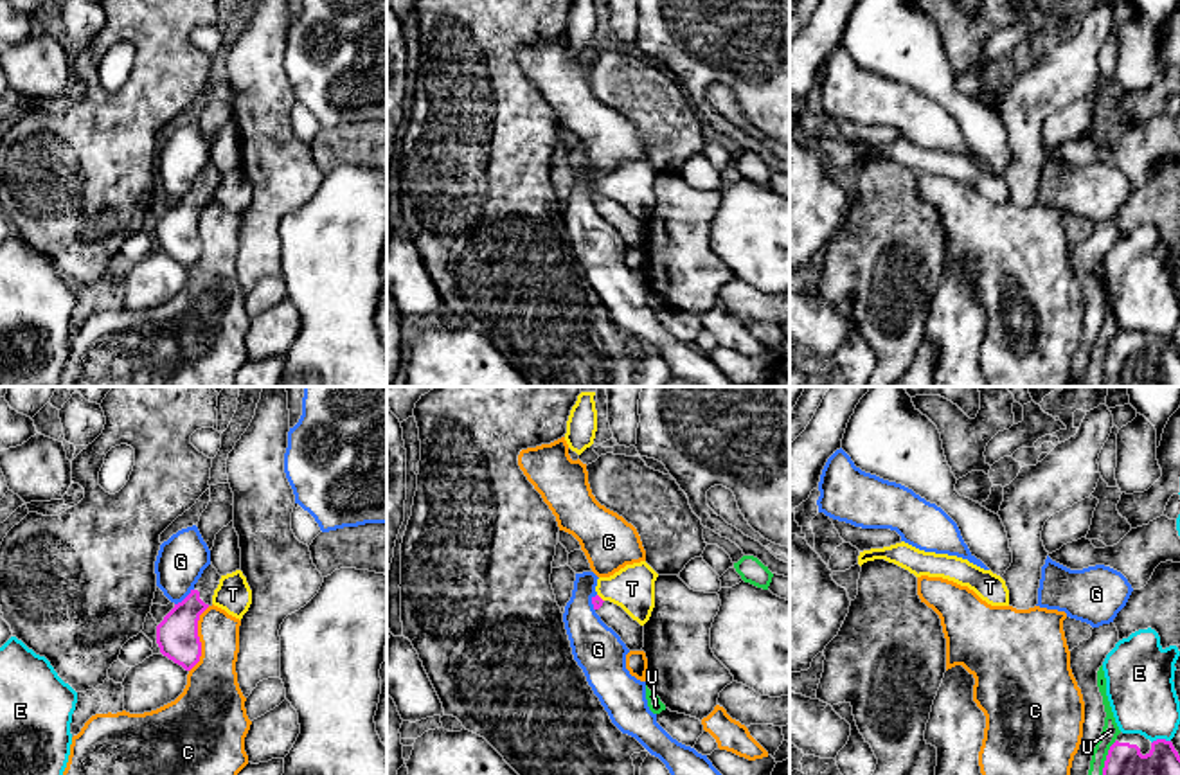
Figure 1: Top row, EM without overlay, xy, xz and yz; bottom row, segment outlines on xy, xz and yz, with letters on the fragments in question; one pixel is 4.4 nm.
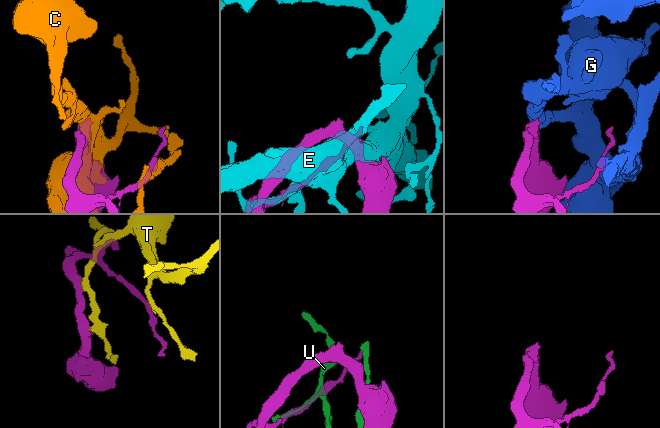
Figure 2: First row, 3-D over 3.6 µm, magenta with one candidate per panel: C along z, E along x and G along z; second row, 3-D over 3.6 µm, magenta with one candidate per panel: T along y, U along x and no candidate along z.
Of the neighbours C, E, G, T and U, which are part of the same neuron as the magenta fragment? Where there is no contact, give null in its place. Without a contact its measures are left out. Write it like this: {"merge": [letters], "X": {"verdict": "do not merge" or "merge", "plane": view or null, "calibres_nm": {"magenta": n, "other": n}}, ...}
{"merge": [], "C": {"verdict": "do not merge", "plane": "xy", "calibres_nm": {"magenta": 190, "other": 240}}, "E": {"verdict": "do not merge", "plane": "yz", "calibres_nm": {"magenta": 140, "other": 300}}, "G": {"verdict": "do not merge", "plane": "xy", "calibres_nm": {"magenta": 190, "other": 220}}, "T": {"verdict": "do not merge", "plane": "xz", "calibres_nm": {"magenta": 50, "other": 200}}, "U": {"verdict": "do not merge", "plane": "yz", "calibres_nm": {"magenta": 140, "other": 80}}}

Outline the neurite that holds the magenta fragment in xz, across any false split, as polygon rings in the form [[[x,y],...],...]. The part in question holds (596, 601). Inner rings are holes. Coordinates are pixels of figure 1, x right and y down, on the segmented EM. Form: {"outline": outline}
{"outline": [[[599,595],[592,597],[592,604],[601,620],[621,637],[630,651],[642,651],[644,626],[633,620],[621,606],[603,601]]]}

